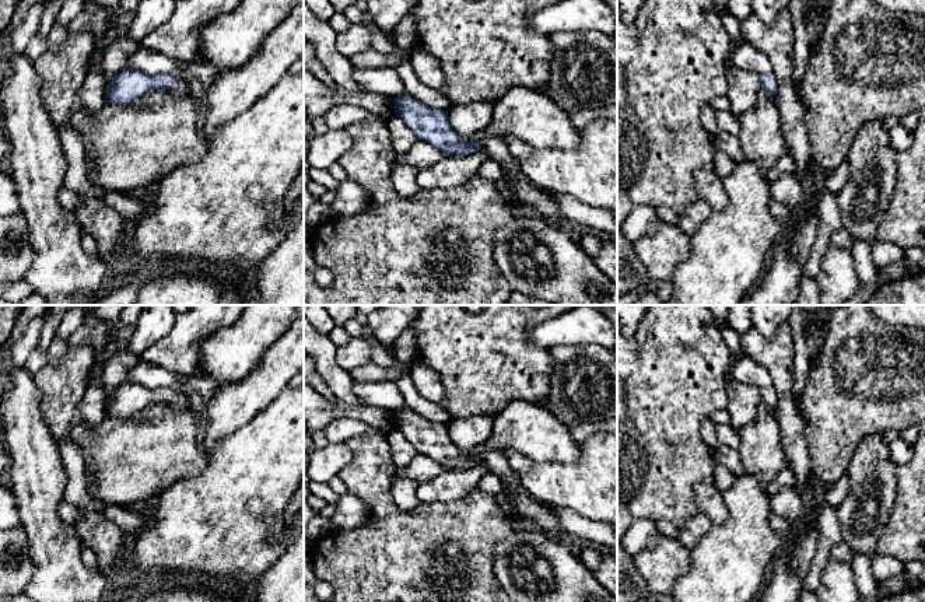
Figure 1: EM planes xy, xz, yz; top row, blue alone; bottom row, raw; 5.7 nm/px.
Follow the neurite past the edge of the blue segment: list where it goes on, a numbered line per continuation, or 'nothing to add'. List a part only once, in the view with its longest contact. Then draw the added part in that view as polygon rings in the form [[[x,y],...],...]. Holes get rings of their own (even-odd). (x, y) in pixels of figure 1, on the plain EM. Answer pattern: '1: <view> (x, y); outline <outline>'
1: xy (179, 401); outline [[[178,393],[178,395],[174,398],[174,400],[172,400],[172,406],[174,406],[175,409],[186,409],[186,407],[189,407],[190,405],[189,405],[189,399],[188,399],[186,396]]]

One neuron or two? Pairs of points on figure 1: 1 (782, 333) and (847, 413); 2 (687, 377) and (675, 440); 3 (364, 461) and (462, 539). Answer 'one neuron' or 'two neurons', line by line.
1: two neurons
2: one neuron
3: one neuron

